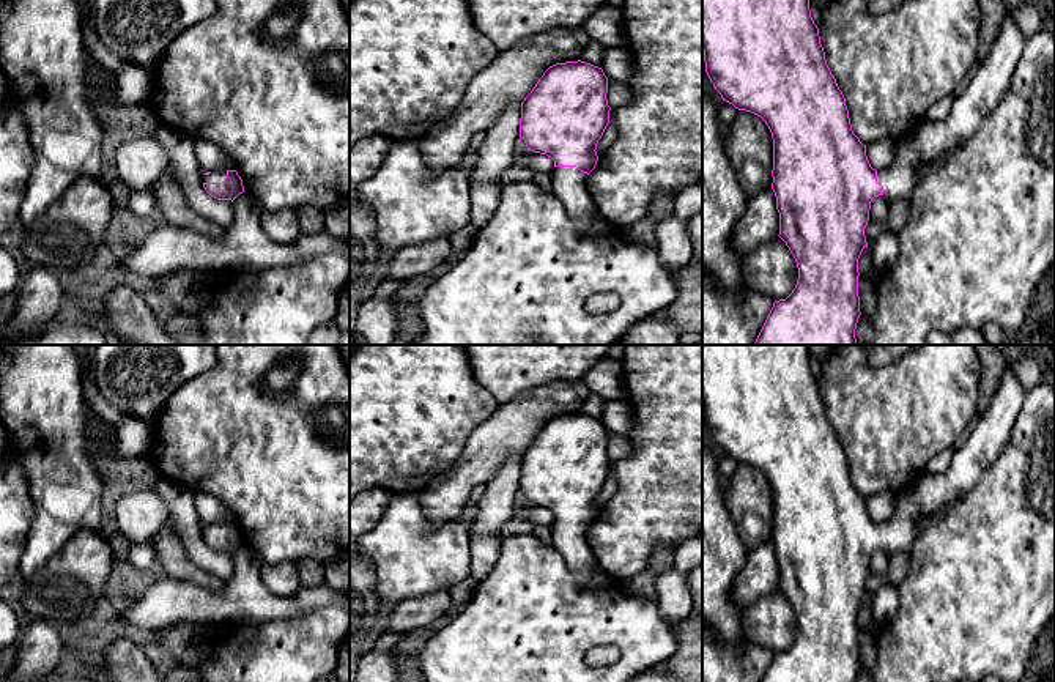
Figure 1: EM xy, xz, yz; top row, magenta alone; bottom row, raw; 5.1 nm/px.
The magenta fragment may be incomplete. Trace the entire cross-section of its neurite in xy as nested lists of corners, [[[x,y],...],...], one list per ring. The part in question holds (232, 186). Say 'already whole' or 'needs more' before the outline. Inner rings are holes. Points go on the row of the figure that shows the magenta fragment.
needs more; [[[216,169],[202,175],[205,191],[217,200],[235,200],[244,192],[242,180],[236,170]]]

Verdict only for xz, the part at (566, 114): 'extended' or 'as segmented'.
extended

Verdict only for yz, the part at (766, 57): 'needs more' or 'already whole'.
needs more

